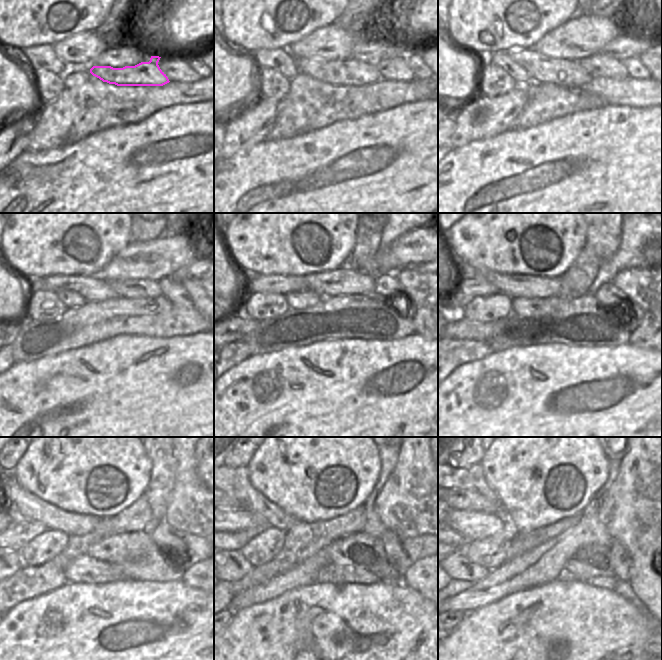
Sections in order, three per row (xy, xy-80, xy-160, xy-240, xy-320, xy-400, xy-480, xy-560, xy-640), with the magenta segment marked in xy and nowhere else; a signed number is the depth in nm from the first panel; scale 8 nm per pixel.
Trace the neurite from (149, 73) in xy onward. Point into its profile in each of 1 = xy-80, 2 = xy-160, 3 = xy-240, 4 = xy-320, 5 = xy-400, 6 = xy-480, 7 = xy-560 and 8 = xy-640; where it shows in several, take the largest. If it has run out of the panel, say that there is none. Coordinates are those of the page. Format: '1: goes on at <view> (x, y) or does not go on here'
1: goes on at xy-80 (349, 72)
2: goes on at xy-160 (568, 73)
3: goes on at xy-240 (92, 288)
4: goes on at xy-320 (275, 283)
5: goes on at xy-400 (468, 288)
6: goes on at xy-480 (21, 531)
7: goes on at xy-560 (234, 540)
8: goes on at xy-640 (458, 540)

